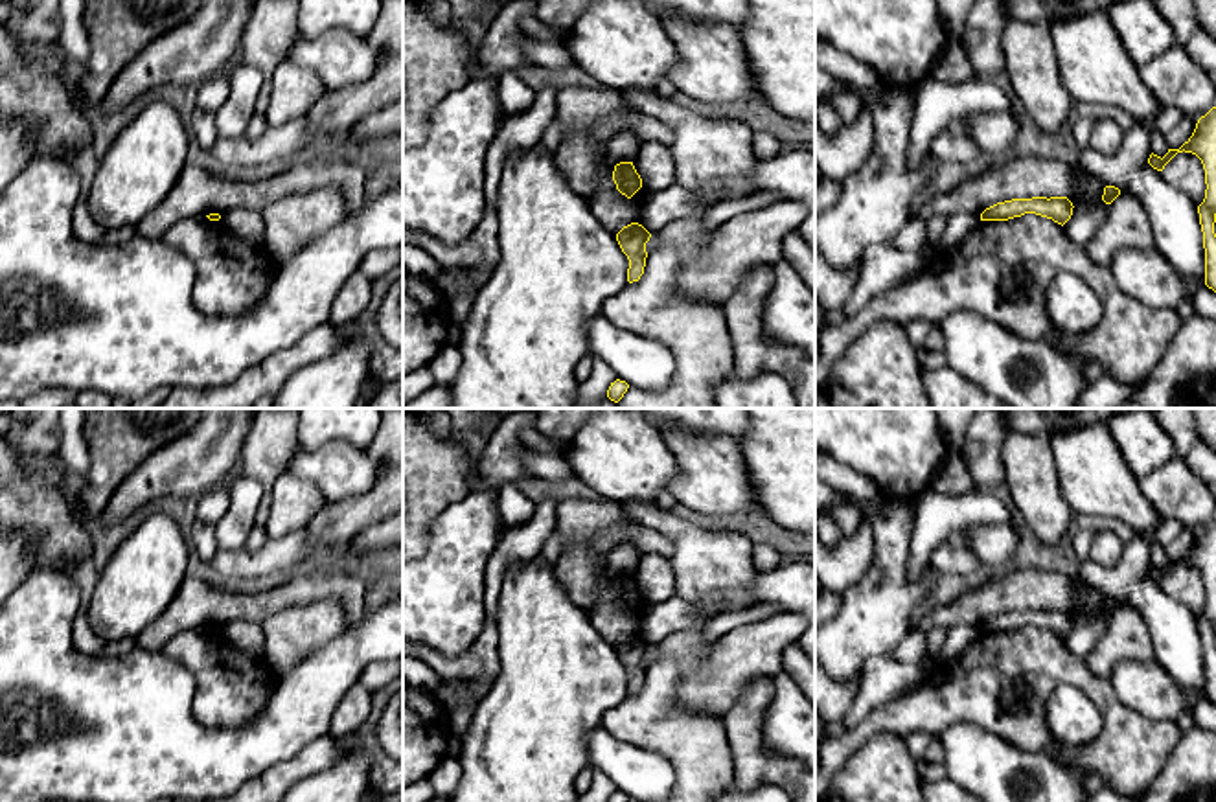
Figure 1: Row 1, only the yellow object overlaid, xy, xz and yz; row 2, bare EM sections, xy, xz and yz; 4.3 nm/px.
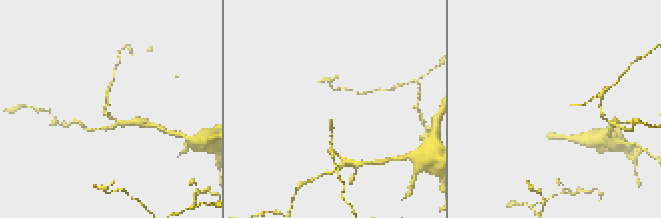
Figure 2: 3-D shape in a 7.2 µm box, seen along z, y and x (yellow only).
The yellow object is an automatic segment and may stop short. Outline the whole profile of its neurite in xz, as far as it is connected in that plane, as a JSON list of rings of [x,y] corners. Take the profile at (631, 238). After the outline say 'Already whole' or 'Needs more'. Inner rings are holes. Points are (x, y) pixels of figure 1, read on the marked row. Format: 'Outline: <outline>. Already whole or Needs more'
Outline: [[[631,223],[616,234],[616,241],[622,252],[629,259],[629,269],[627,269],[629,283],[638,281],[640,276],[644,274],[646,258],[648,258],[646,243],[649,241],[649,237],[651,234],[638,223]]]. Already whole

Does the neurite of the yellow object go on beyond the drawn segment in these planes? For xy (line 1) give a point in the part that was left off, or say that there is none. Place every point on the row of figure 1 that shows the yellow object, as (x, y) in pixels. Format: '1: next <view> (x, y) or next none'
1: next none

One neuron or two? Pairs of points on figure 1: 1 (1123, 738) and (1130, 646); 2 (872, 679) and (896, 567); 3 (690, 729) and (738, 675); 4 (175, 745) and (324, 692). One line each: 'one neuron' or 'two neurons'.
1: two neurons
2: two neurons
3: two neurons
4: one neuron

